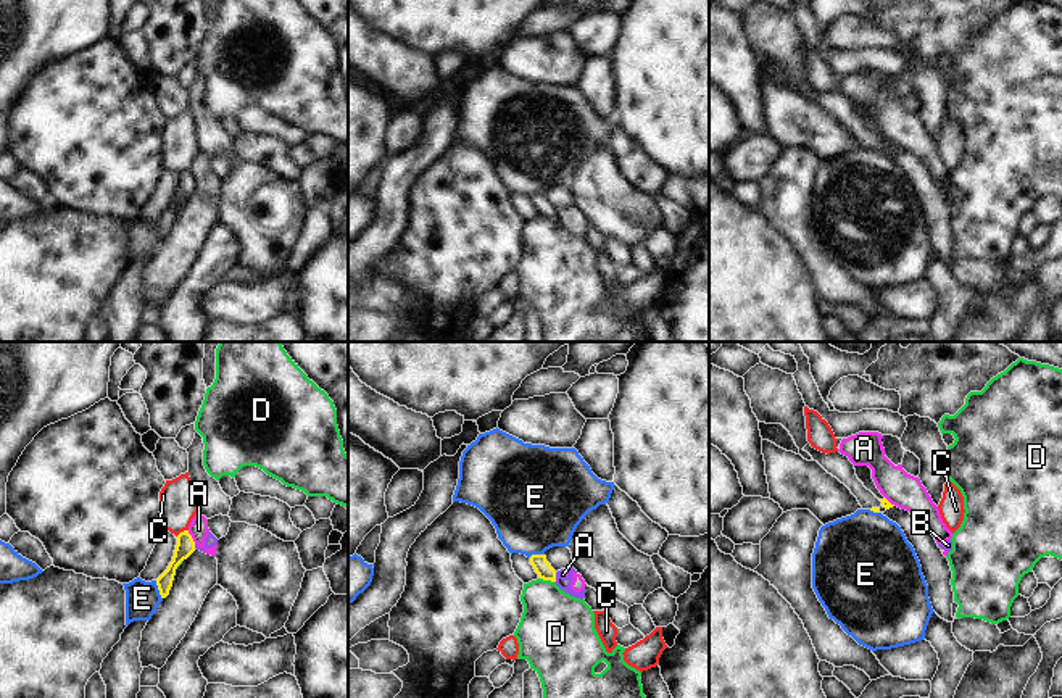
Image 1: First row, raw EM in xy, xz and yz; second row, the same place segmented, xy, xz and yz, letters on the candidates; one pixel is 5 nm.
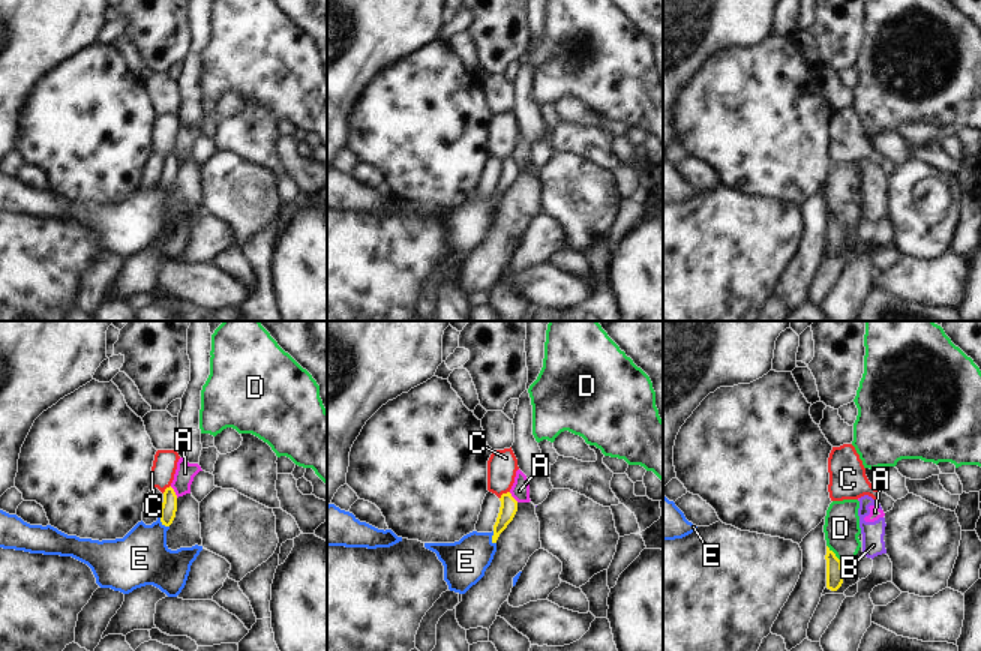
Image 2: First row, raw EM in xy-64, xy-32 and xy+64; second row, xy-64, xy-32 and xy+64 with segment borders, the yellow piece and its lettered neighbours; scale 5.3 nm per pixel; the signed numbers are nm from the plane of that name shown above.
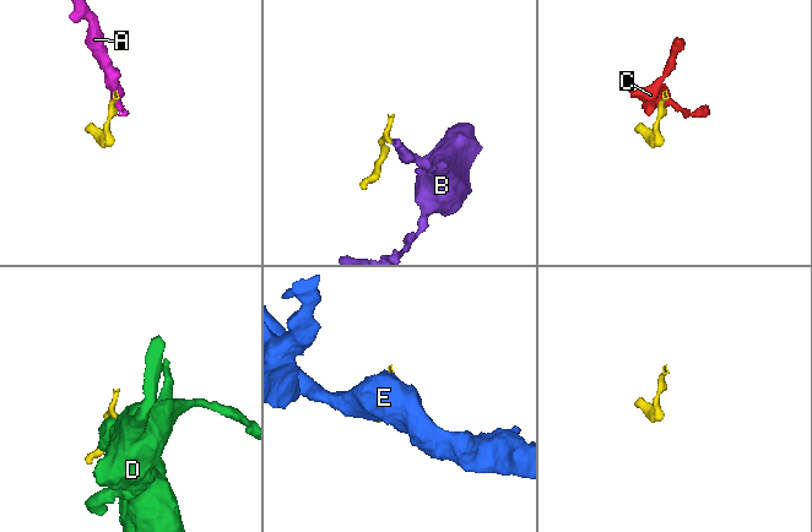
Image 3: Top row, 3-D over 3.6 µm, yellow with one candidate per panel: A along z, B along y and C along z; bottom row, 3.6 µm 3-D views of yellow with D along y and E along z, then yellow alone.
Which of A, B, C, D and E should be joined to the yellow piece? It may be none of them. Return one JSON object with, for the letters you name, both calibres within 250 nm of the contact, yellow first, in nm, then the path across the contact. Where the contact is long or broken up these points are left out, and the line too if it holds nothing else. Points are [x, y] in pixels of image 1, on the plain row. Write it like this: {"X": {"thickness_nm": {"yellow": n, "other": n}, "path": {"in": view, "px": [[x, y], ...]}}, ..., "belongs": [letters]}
{"belongs": []}

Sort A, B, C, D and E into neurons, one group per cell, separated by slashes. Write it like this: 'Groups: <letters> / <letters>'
Groups: A B / C / D / E

